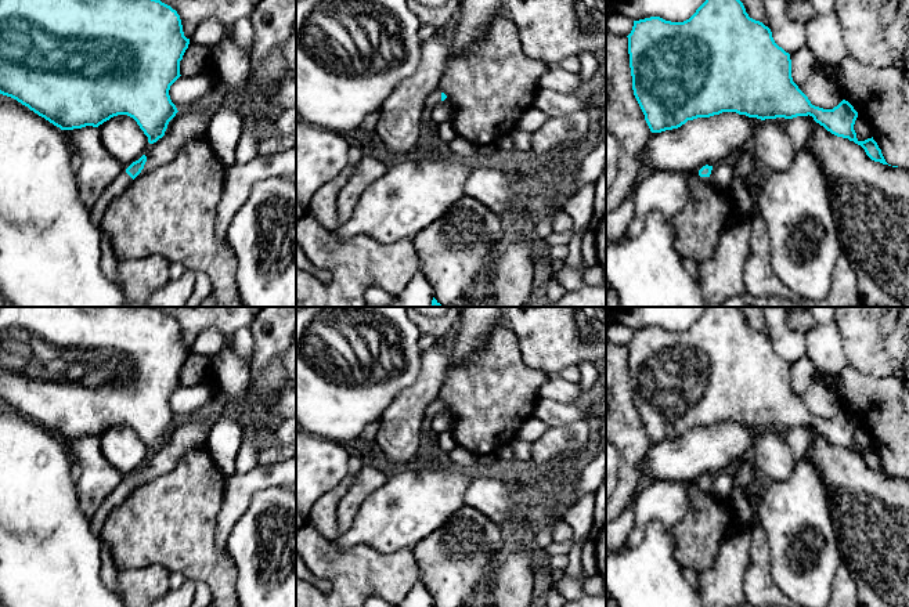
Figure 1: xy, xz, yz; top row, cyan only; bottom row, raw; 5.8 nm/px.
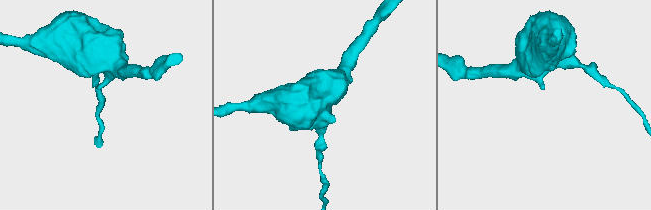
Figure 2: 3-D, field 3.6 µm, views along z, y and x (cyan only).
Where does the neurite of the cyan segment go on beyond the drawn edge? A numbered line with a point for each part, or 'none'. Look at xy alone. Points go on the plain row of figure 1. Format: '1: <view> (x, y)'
1: xy (118, 497)

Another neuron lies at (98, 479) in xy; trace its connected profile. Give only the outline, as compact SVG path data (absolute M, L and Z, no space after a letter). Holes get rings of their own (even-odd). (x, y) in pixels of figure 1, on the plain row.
M97 437L62 440L82 470L76 481L82 513L90 520L126 477L102 455Z

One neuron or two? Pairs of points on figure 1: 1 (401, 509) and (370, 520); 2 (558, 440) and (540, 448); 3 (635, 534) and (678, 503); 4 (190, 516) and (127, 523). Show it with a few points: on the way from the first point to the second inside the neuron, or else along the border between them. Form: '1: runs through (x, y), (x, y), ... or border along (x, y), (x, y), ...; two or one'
1: runs through (393, 517), (378, 520); one
2: runs through (554, 444), (549, 448), (544, 448); one
3: runs through (642, 521), (660, 503), (666, 503); one
4: runs through (175, 517), (170, 521), (143, 523); one

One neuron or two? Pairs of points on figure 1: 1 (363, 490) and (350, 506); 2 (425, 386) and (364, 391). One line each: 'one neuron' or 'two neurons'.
1: one neuron
2: two neurons

